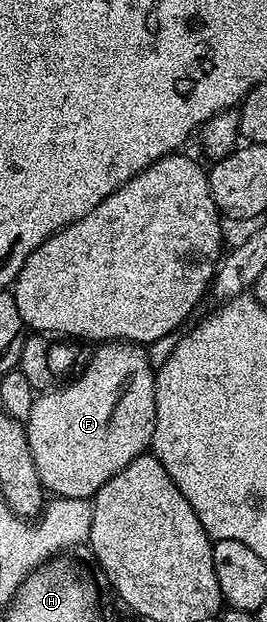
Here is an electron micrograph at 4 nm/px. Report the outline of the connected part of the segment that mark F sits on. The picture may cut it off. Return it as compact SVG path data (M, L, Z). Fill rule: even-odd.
M123 341L103 342L95 349L80 377L75 376L35 396L32 411L24 422L37 474L43 488L53 496L91 498L112 475L118 474L132 459L141 456L153 442L156 373L145 355L147 352L133 342Z

